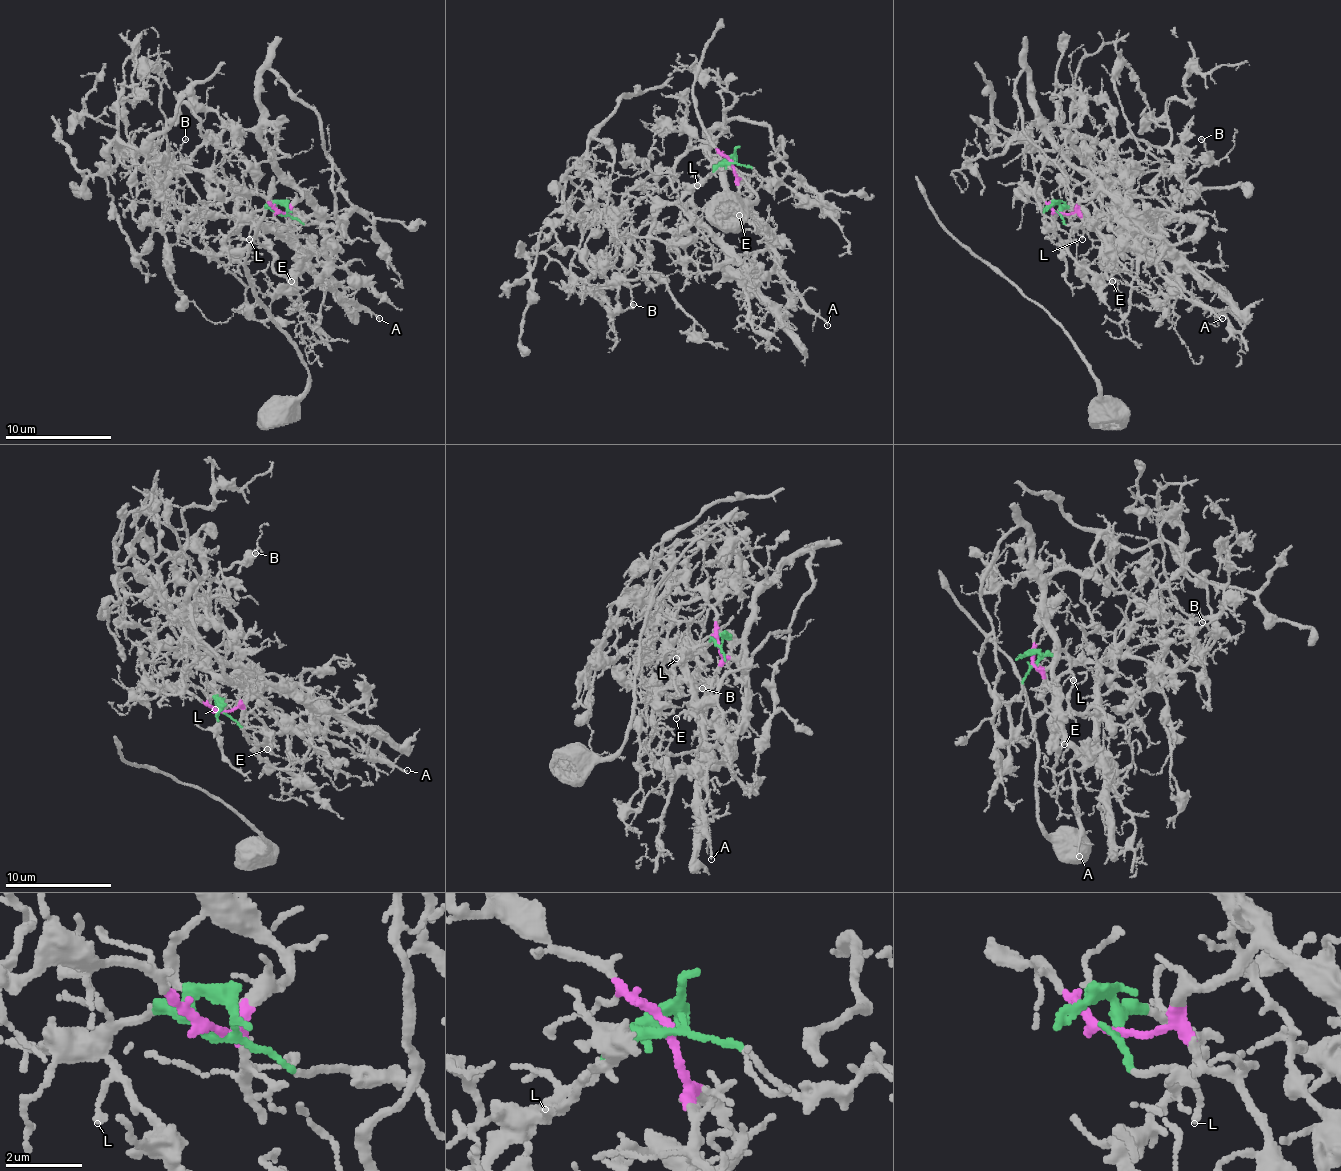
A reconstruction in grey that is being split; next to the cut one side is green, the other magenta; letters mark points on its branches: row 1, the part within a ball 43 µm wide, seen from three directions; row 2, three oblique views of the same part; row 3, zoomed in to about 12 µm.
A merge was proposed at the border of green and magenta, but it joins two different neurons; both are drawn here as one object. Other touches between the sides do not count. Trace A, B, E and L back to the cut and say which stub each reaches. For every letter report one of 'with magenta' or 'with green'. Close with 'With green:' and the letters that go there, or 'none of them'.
A: with magenta
B: with green
E: with magenta
L: with green
With green: B, L

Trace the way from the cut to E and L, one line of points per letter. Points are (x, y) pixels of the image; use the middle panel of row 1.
E: (732, 163), (740, 197), (748, 208), (740, 216)
L: (732, 163), (713, 168), (698, 184)

